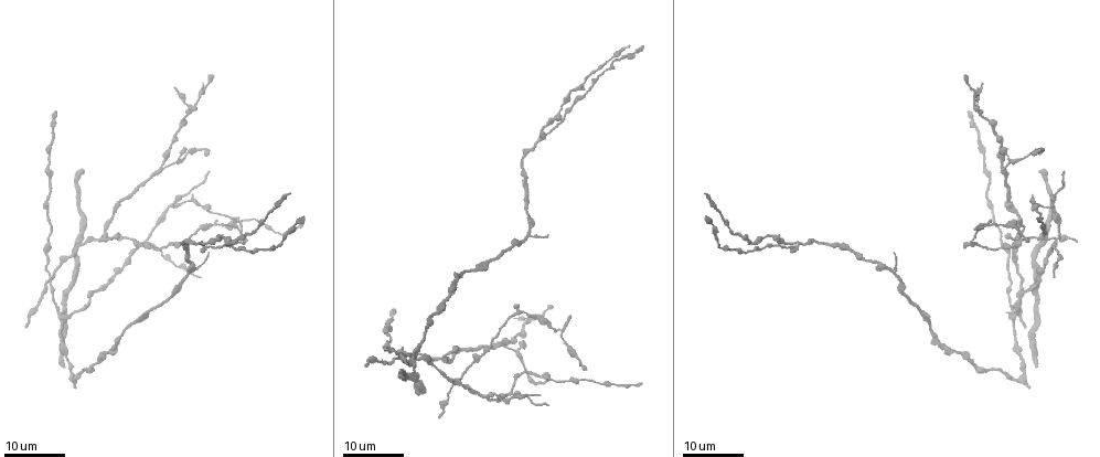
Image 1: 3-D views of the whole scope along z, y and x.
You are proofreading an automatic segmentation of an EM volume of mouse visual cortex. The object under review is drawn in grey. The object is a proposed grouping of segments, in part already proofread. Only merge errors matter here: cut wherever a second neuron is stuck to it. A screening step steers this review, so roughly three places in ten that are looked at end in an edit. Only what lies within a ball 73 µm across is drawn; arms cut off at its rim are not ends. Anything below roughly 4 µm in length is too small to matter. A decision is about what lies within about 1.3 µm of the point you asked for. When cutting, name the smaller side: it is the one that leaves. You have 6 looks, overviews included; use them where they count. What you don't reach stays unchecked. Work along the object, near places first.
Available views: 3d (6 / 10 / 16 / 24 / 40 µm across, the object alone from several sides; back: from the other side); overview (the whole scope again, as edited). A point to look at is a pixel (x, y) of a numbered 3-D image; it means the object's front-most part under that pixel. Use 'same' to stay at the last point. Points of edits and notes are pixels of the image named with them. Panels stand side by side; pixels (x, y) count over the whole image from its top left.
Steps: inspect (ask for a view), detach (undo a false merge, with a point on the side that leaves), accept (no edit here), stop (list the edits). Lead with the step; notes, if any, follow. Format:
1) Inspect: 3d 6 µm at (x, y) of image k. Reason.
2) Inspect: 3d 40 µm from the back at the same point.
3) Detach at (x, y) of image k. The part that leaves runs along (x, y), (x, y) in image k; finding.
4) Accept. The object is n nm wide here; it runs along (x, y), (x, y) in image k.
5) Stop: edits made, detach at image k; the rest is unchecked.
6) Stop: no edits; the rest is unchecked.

Inspect: 3d 16 µm at (577, 359) of image 1. Calibre changes.

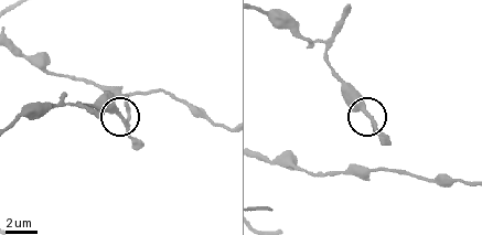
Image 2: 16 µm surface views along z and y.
Inspect: 3d 6 µm at (122, 118) of image 2.

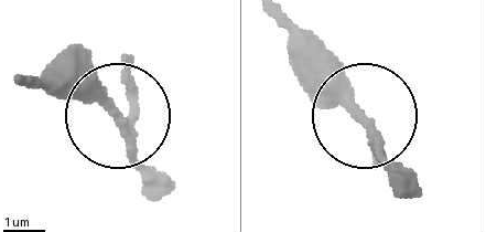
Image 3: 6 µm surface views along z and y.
Inspect: 3d 6 µm from the back at (119, 117) of image 3.

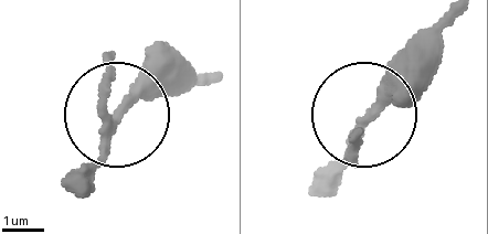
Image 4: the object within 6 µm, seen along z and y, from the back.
Accept. Continuous, no second neuron.

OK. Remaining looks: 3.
Inspect: 3d 16 µm at (1050, 204) of image 1. Branch point.

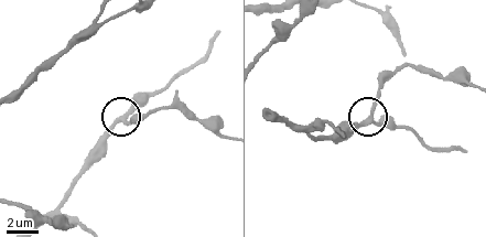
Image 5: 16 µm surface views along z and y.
Inspect: 3d 10 µm at (372, 121) of image 5.

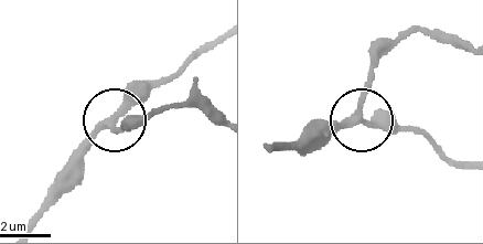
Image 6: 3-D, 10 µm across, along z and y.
Accept. The object is 250 nm wide here; all the same neuron.

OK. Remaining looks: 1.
Stop: no edits; the rest is unchecked.

